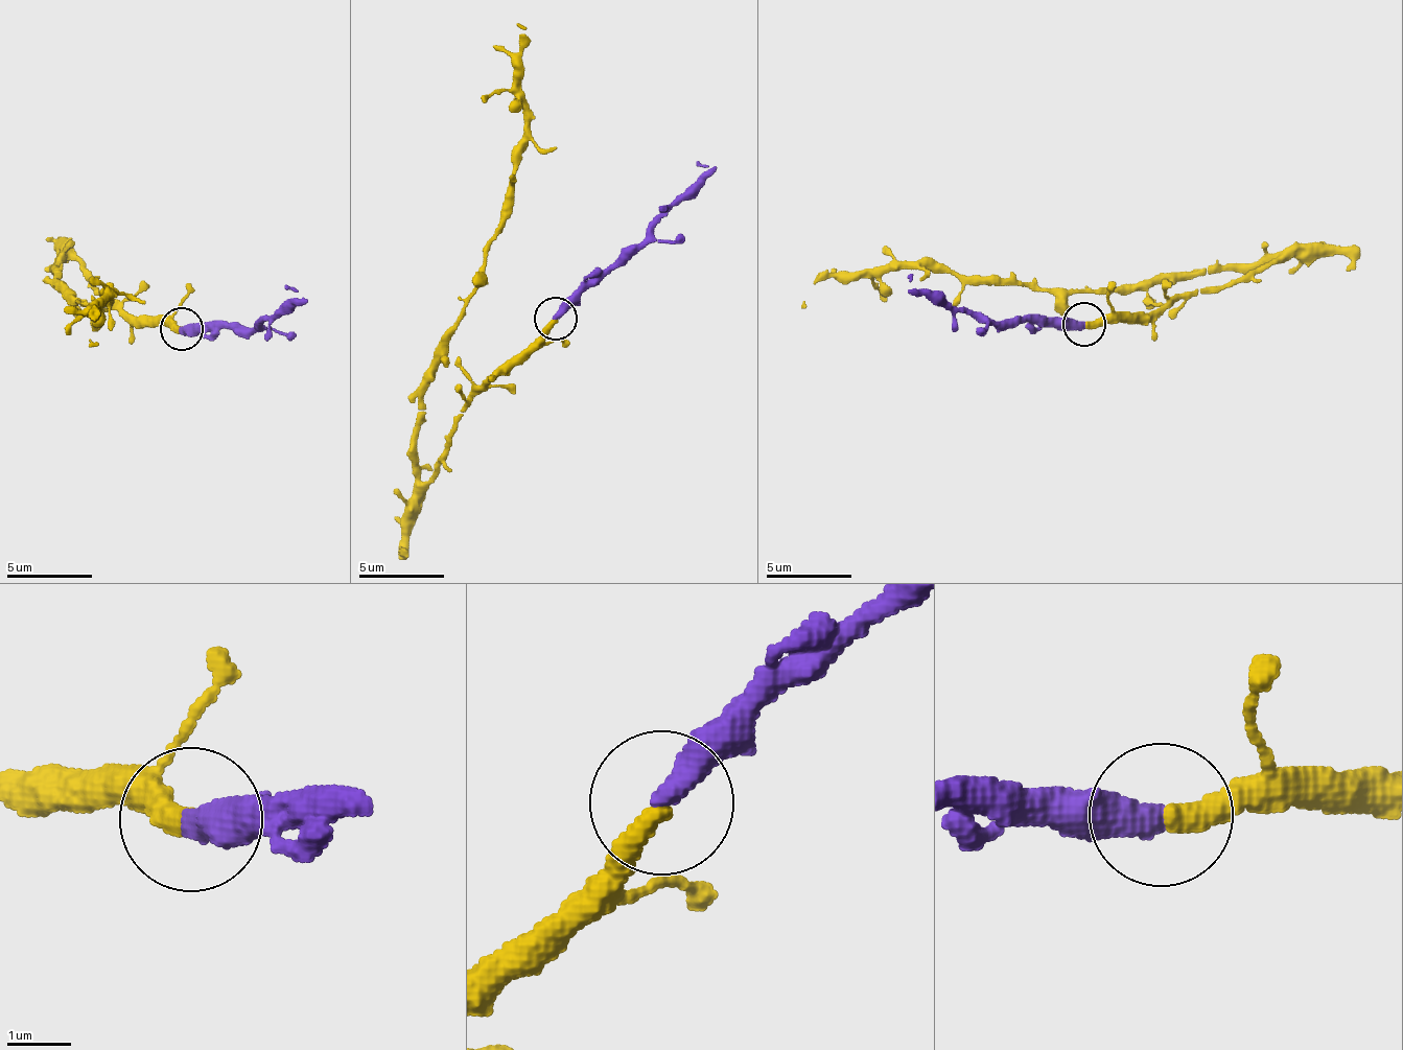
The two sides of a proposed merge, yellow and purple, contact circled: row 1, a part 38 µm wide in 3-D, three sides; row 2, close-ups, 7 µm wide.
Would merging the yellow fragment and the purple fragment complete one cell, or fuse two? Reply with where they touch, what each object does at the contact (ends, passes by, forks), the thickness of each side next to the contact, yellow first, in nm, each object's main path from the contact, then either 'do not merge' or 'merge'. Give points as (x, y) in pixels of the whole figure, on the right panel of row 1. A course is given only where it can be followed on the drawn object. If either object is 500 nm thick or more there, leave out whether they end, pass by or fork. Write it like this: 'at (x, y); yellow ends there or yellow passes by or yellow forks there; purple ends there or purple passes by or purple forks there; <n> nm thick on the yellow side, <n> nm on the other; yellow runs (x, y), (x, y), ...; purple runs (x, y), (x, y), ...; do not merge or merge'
at (1083, 324); yellow ends there; purple ends there; 400 nm thick on the yellow side, 440 nm on the other; yellow runs (1084, 323), (1152, 318), (1167, 304), (1122, 287), (1031, 289), (919, 265), (826, 272), (801, 306); purple runs (1084, 323), (975, 321), (914, 287), (909, 273); merge

